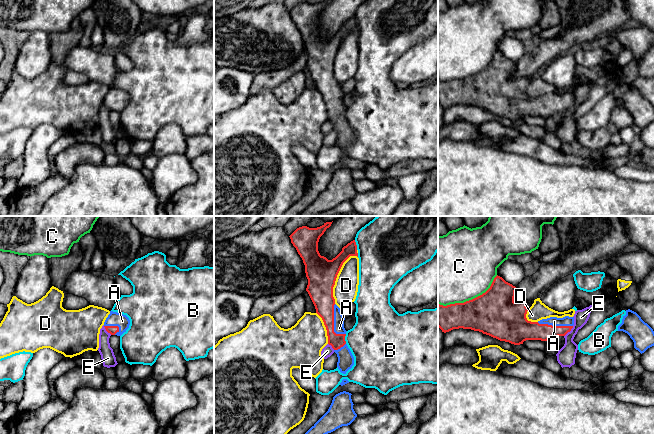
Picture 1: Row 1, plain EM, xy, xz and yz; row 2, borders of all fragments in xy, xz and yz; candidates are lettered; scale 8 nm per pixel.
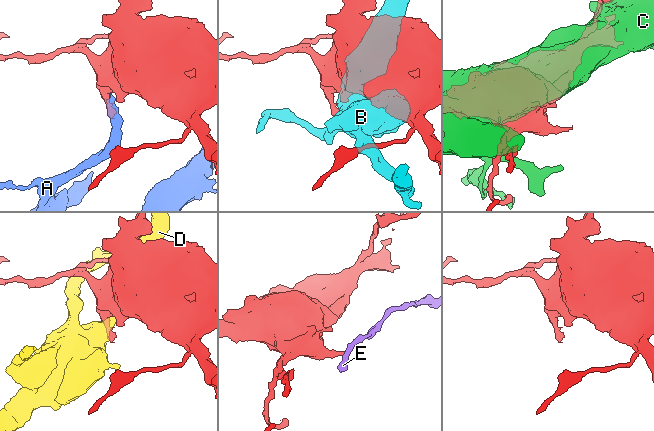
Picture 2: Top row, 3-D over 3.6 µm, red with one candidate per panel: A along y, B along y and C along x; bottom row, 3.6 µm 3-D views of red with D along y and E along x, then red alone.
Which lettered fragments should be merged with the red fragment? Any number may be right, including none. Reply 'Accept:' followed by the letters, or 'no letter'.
Accept: A

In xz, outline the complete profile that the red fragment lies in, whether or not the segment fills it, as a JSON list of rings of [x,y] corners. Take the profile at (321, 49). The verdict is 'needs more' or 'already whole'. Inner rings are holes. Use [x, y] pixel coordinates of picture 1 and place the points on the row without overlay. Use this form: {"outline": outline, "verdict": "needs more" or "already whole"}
{"outline": [[[324,0],[317,4],[302,2],[297,4],[289,13],[305,41],[308,55],[308,68],[316,89],[322,94],[327,106],[328,120],[337,130],[337,143],[341,149],[346,148],[354,141],[354,133],[348,124],[345,112],[344,96],[340,84],[335,80],[333,63],[343,39],[350,32],[357,32],[355,16],[342,24],[342,27],[332,36],[321,32],[318,27],[318,18],[331,0]]], "verdict": "needs more"}

